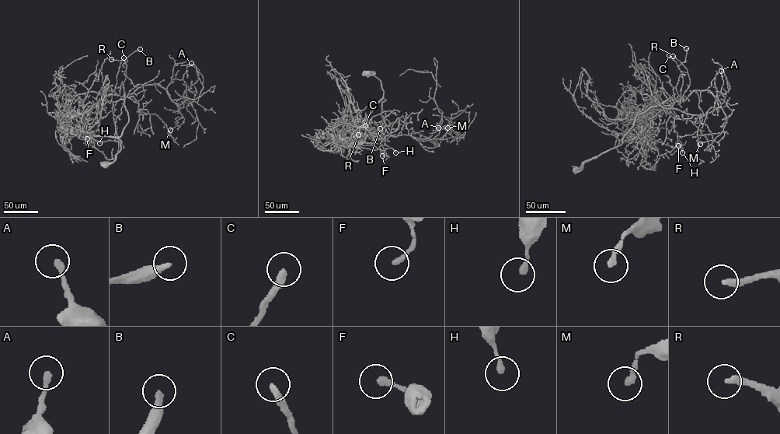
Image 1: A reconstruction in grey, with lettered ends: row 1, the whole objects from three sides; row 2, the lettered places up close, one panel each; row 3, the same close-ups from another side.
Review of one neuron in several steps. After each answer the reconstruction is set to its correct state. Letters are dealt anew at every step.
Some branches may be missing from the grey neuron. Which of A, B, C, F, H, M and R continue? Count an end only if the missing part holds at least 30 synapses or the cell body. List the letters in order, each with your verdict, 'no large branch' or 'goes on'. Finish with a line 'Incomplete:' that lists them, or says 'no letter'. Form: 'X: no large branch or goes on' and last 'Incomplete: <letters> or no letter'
A: no large branch
B: goes on
C: goes on
F: no large branch
H: no large branch
M: no large branch
R: goes on
Incomplete: B, C, R

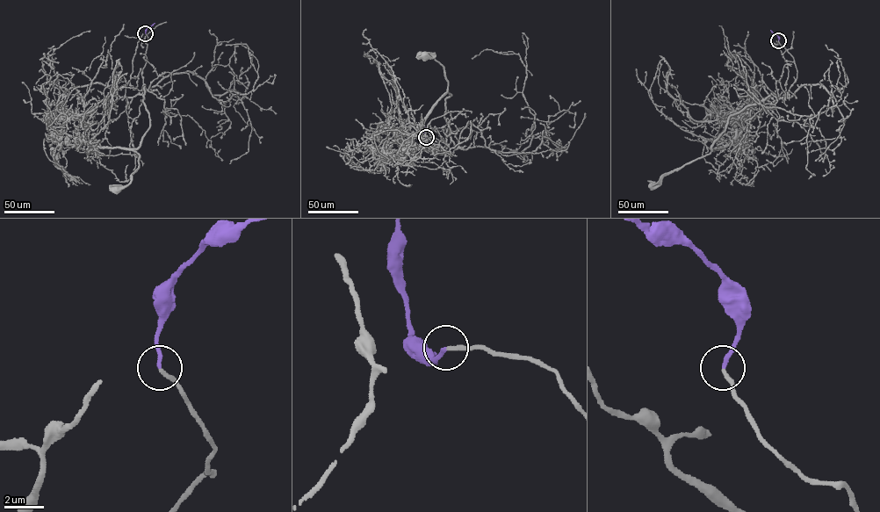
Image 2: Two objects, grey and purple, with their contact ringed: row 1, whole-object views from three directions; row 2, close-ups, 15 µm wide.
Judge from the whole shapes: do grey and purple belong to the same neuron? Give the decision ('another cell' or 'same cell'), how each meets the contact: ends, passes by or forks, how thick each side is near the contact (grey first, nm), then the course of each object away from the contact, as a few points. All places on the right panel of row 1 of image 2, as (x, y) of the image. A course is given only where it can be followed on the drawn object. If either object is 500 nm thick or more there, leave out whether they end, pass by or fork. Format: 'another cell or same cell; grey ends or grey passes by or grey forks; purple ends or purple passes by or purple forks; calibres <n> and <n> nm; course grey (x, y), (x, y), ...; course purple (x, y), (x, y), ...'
same cell; grey ends; purple ends; calibres 200 and 180 nm; course grey (778, 40), (797, 68), (788, 93), (779, 97), (772, 93), (732, 114), (710, 154), (653, 185); course purple (778, 40), (779, 37), (770, 30)

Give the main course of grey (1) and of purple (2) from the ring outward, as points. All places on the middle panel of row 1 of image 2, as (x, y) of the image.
1: (426, 137), (452, 155), (444, 70), (436, 55), (424, 57)
2: (426, 137), (424, 125)

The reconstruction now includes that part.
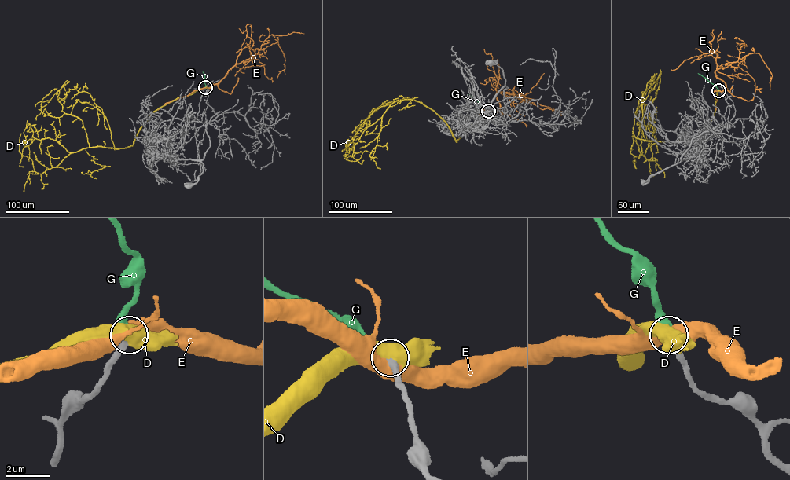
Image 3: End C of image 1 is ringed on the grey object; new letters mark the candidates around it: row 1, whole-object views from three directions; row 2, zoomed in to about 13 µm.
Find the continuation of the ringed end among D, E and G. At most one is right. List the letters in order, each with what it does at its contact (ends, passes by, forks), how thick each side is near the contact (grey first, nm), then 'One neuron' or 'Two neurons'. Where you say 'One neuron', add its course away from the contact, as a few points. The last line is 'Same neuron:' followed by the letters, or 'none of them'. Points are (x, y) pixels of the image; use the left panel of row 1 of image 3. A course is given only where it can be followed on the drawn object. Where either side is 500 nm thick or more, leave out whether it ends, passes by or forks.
D: Thickness 320 nm (grey) against 550 nm. Two neurons
E: Thickness 320 nm (grey) against 600 nm. Two neurons
G: It ends there. Thickness 280 nm (grey) against 360 nm. One neuron. Its course: (205, 87), (203, 71)
Same neuron: G

